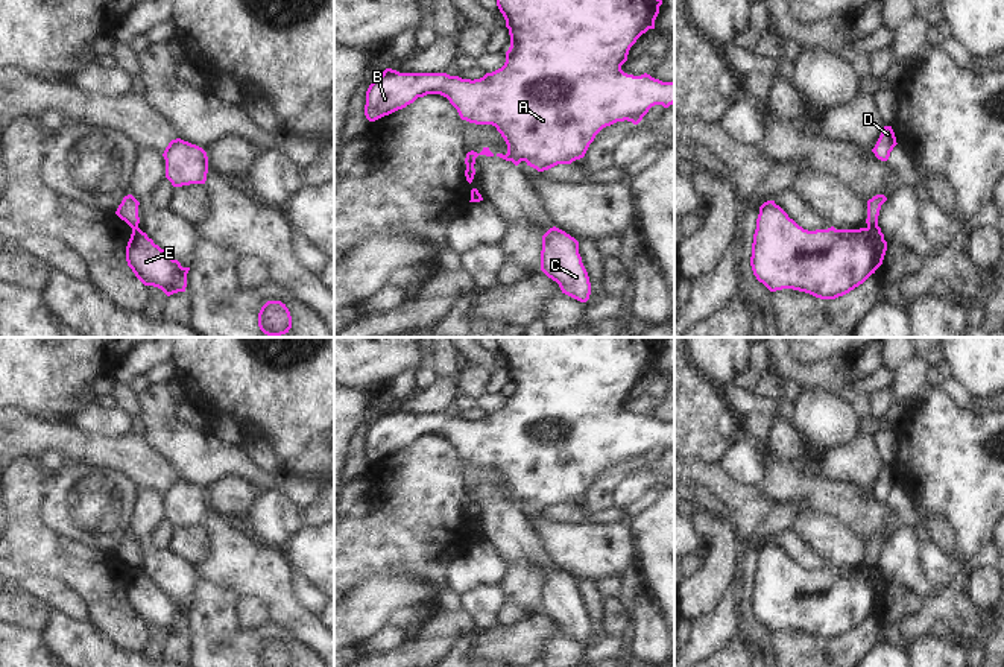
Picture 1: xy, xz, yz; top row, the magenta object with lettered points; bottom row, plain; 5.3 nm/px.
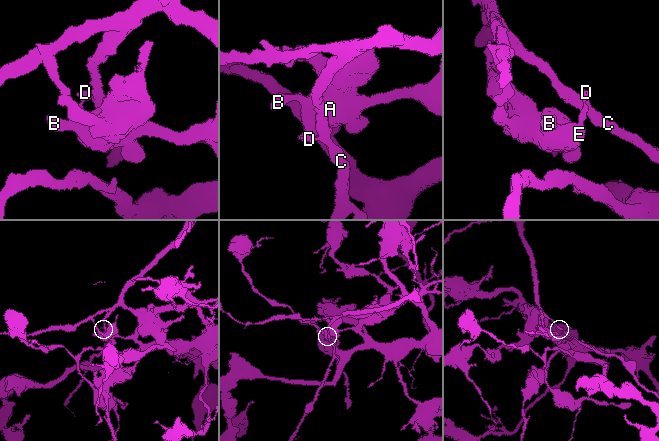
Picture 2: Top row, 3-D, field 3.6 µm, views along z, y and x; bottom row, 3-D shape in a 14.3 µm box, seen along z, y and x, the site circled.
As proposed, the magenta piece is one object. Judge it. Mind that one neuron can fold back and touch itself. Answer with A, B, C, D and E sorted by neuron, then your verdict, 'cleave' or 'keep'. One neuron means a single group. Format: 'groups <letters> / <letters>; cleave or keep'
groups A B E / C D; cleave

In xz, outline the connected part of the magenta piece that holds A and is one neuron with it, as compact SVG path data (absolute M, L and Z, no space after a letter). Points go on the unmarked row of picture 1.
M495 337L506 360L510 387L501 409L480 419L462 419L447 413L399 413L386 409L366 431L365 456L375 462L413 444L427 435L440 435L457 450L462 460L492 465L507 485L507 494L497 497L518 506L526 501L538 512L557 504L571 504L585 497L595 476L617 462L638 465L655 445L668 448L674 444L674 422L662 422L644 413L627 415L621 406L630 387L649 369L655 369L662 340L659 337Z

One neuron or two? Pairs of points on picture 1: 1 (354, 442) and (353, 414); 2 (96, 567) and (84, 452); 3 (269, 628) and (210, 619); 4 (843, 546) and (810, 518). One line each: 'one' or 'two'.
1: two
2: two
3: one
4: one

